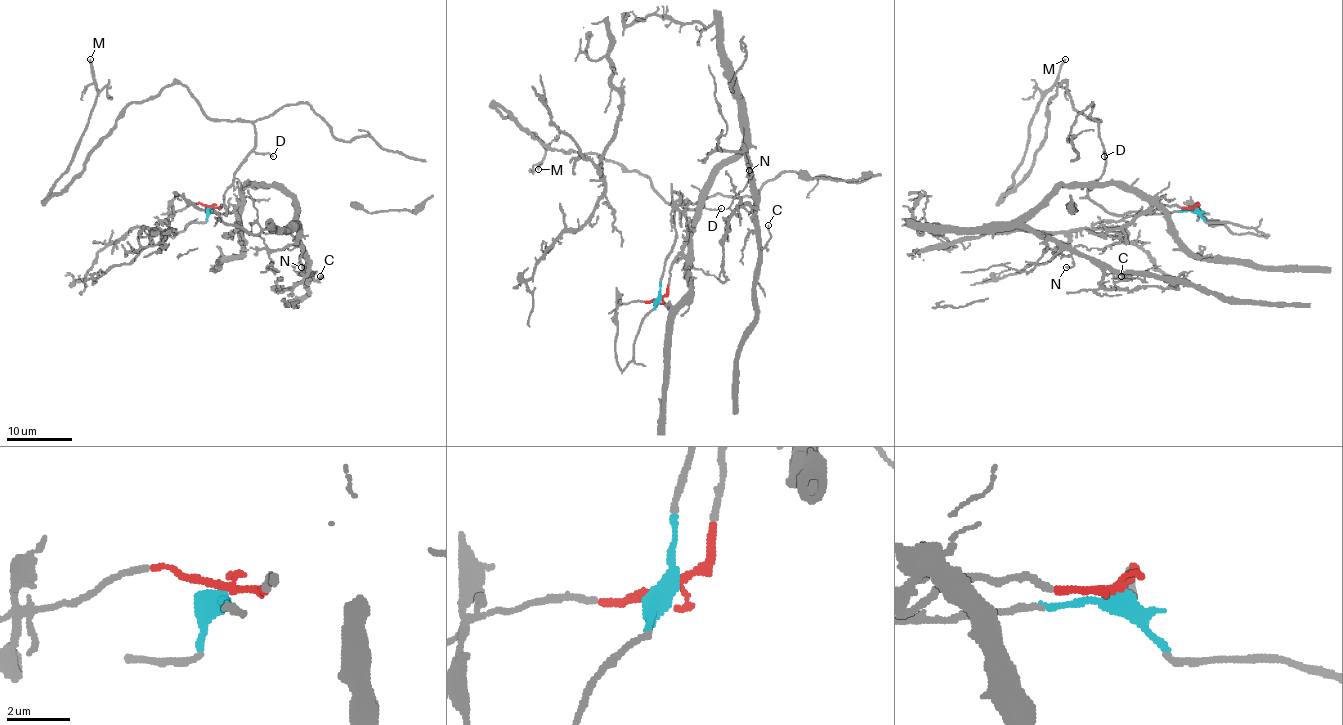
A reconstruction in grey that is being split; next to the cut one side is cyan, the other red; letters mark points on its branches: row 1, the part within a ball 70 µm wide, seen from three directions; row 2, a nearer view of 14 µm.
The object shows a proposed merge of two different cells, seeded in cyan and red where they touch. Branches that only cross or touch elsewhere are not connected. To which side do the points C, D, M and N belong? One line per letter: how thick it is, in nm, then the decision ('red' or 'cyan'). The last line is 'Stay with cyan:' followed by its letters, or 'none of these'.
C: 120 nm thick; red
D: 100 nm thick; cyan
M: 240 nm thick; cyan
N: 150 nm thick; red
Stay with cyan: D, M

